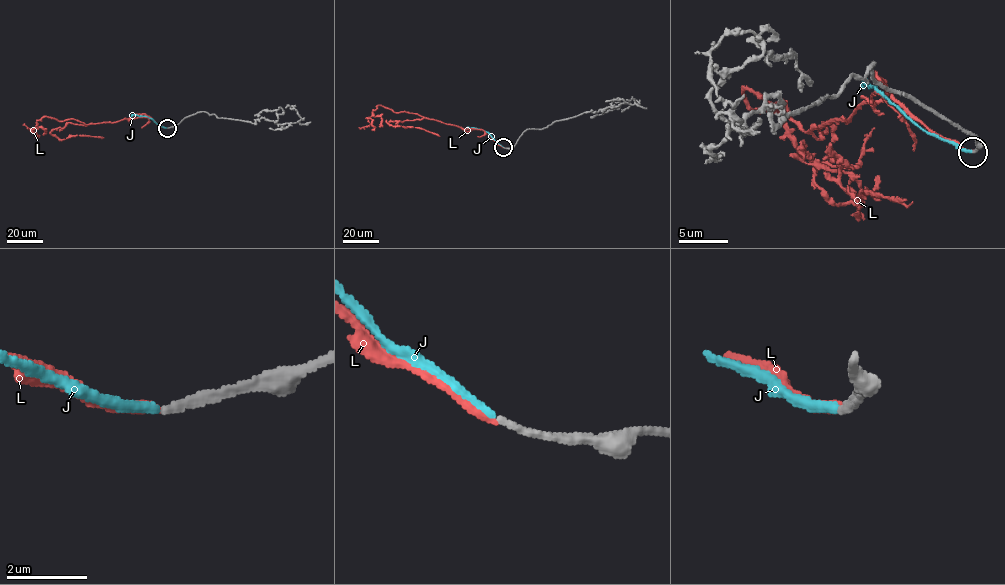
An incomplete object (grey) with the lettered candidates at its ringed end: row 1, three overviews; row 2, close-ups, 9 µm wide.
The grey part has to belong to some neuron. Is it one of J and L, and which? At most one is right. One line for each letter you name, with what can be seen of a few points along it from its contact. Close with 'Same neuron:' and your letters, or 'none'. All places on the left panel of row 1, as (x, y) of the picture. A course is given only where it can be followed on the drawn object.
J: it runs (167, 128), (146, 116), (131, 116)
Same neuron: J

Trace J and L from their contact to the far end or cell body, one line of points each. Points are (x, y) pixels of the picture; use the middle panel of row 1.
J: (503, 147), (488, 132), (467, 127)
L: (503, 147), (480, 129), (465, 131), (425, 117), (387, 123), (417, 127), (439, 136)

